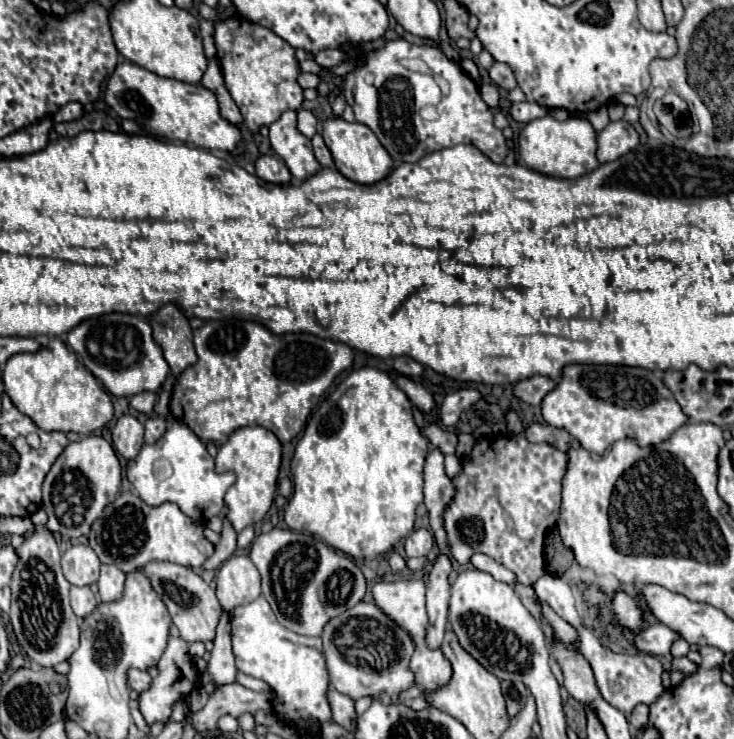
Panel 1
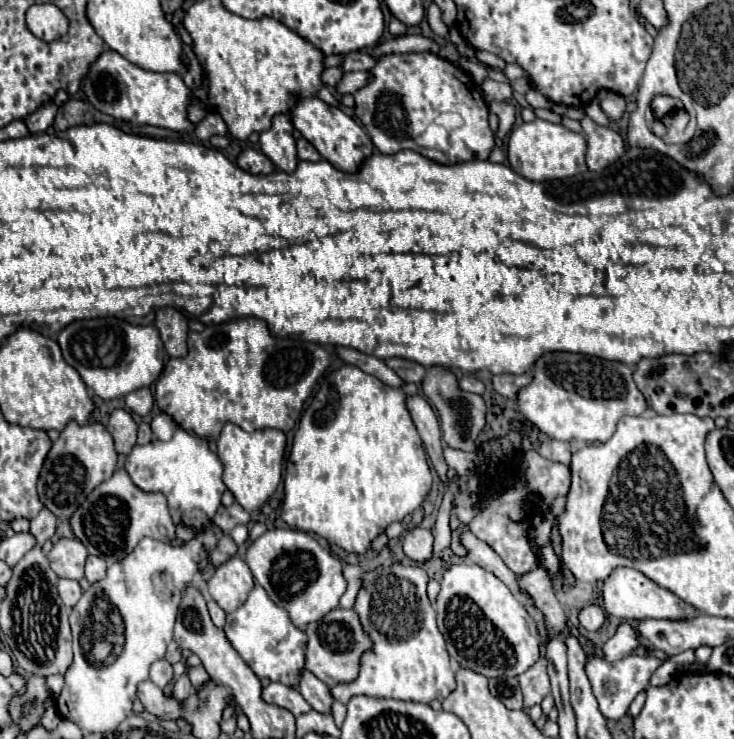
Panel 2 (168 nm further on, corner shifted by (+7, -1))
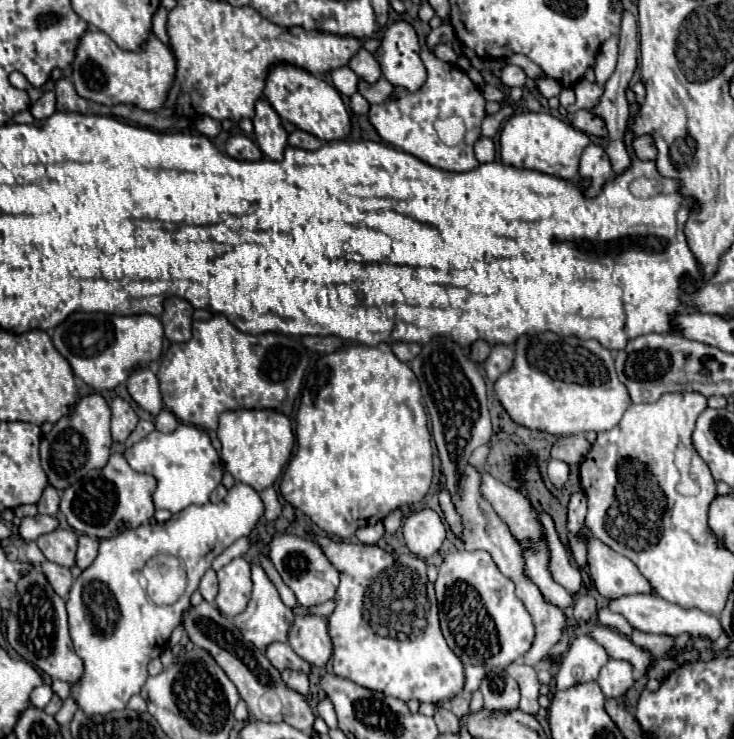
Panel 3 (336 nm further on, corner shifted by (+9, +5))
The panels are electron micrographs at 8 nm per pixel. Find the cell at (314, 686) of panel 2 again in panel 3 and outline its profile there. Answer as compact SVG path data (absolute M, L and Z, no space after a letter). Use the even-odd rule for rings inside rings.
M270 643L266 647L266 657L280 671L282 667L288 667L288 669L300 669L304 673L310 673L310 665L304 659L300 659L288 643Z

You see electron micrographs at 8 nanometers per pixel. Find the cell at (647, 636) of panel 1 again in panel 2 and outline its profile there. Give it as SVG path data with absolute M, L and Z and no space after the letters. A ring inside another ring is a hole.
M624 621L616 629L616 633L604 643L604 659L606 661L618 661L618 659L634 653L640 645L642 643L640 643L636 629L628 621Z

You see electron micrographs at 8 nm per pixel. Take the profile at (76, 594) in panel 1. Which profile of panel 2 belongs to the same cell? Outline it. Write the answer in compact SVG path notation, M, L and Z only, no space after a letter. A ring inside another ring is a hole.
M60 579L60 581L58 581L58 593L60 593L60 597L62 597L64 605L72 609L72 607L78 603L78 599L80 599L80 595L82 595L82 589L80 589L78 581Z

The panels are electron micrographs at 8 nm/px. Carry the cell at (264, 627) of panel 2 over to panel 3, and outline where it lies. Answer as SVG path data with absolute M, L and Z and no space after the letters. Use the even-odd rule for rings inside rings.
M250 563L252 565L252 583L254 583L254 591L252 591L252 597L250 597L250 603L246 607L244 613L236 615L234 617L234 625L242 631L244 639L252 641L256 647L260 649L266 649L266 645L274 643L274 641L288 641L288 629L292 627L294 623L294 613L292 609L288 609L280 595L278 595L278 589L276 585L268 579L266 571L258 565L258 563Z

